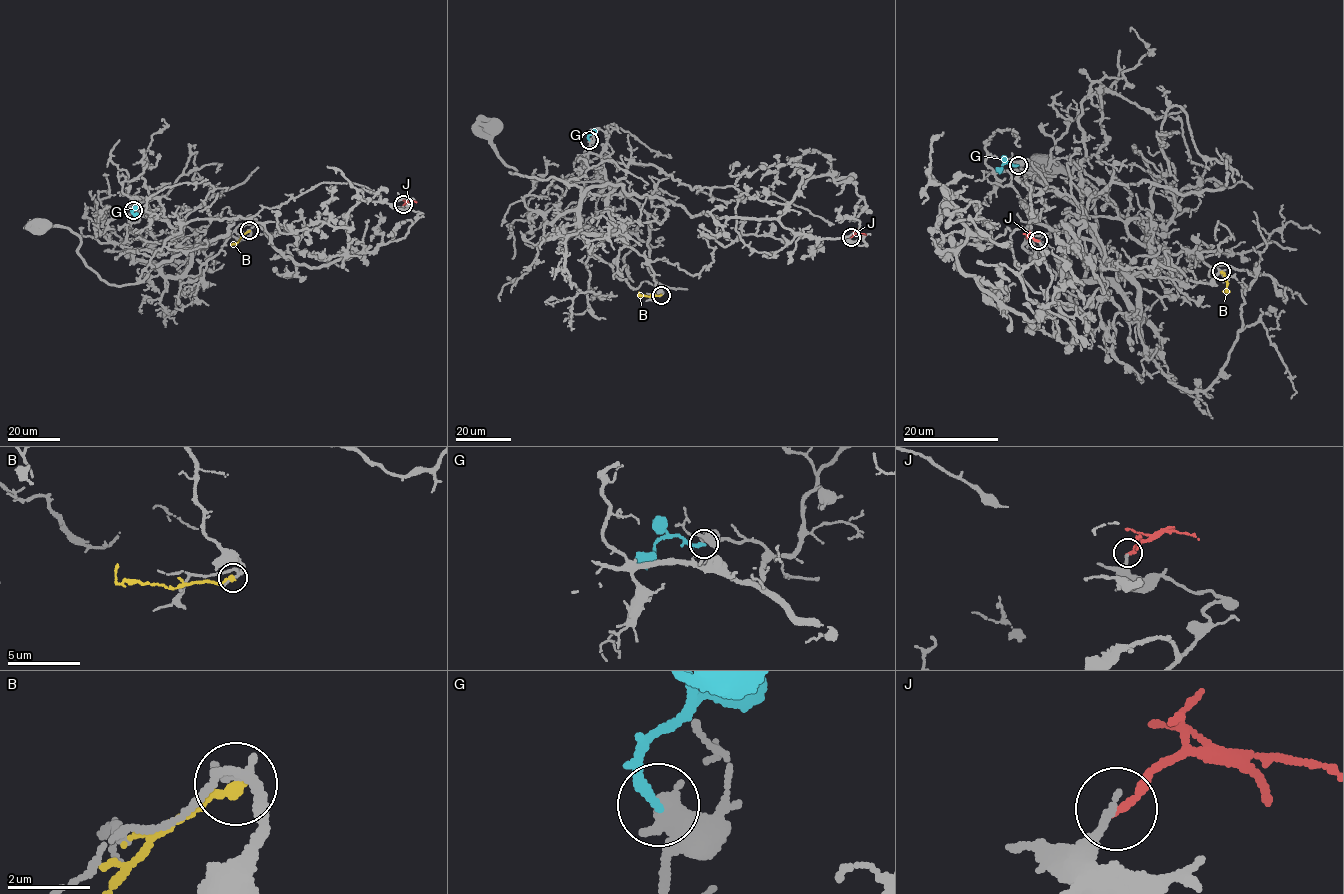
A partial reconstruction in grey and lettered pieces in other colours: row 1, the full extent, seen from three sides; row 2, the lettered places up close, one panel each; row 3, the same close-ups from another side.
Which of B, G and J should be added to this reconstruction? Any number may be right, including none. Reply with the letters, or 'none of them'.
none of them

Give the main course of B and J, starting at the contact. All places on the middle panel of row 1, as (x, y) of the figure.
B: (661, 294), (644, 296), (639, 292)
J: (851, 237), (855, 233), (866, 235)

